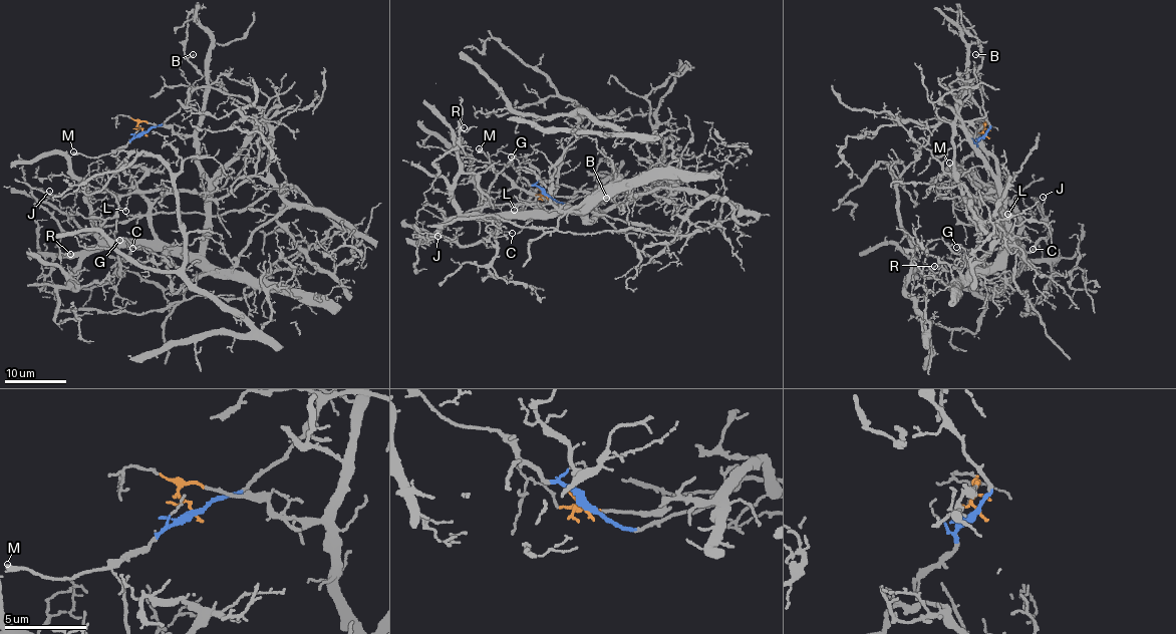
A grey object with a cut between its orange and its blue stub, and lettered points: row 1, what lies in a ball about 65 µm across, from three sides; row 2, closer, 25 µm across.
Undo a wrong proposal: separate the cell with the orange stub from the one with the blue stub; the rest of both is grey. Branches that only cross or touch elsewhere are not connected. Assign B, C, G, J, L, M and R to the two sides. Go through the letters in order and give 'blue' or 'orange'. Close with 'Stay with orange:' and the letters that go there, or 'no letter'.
B: blue
C: orange
G: orange
J: orange
L: orange
M: blue
R: orange
Stay with orange: C, G, J, L, R

